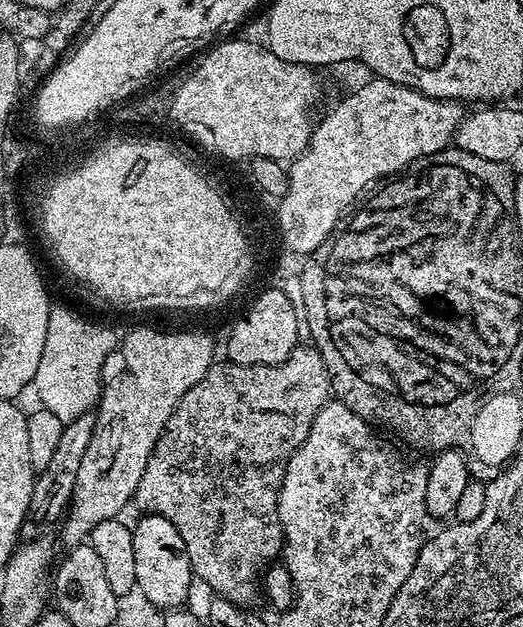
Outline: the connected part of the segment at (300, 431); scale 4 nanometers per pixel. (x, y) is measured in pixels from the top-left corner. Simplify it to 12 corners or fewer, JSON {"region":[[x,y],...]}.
{"region":[[326,362],[213,363],[164,427],[135,507],[245,606],[283,553],[286,466]]}

